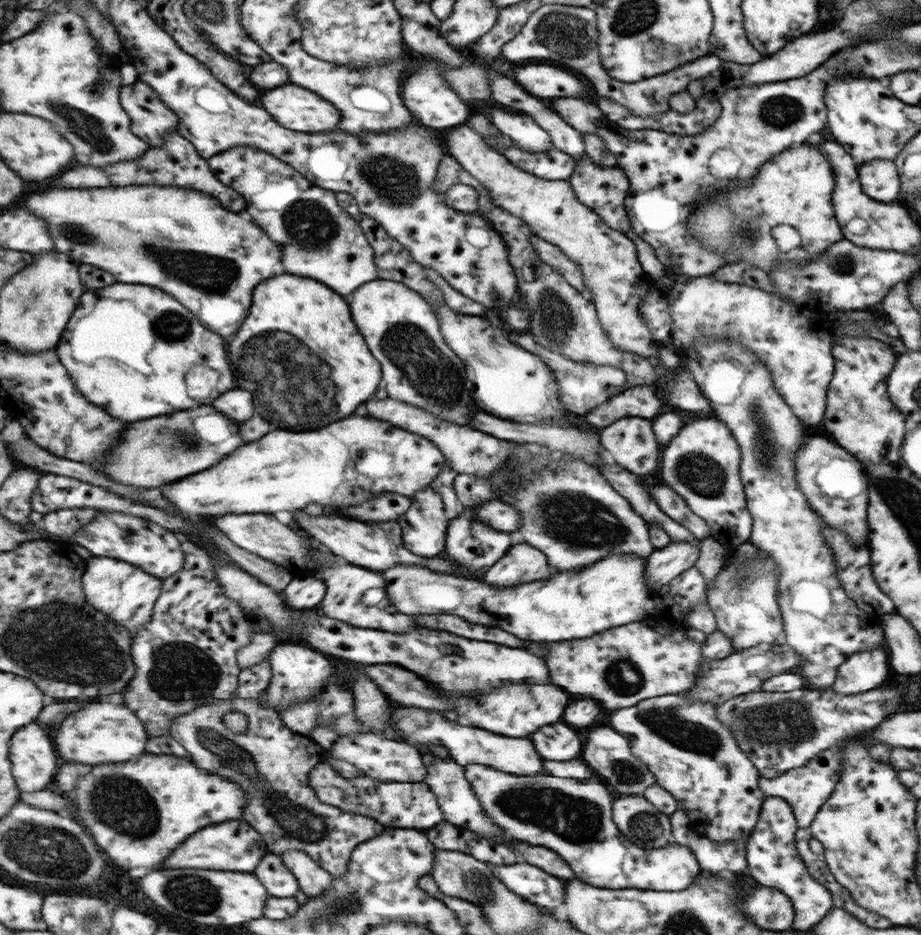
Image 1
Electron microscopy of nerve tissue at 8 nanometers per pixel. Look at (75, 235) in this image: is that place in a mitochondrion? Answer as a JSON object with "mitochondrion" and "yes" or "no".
{"mitochondrion":"yes"}

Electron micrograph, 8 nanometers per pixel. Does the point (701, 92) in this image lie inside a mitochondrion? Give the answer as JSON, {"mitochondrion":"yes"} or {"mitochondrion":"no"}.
{"mitochondrion":"no"}

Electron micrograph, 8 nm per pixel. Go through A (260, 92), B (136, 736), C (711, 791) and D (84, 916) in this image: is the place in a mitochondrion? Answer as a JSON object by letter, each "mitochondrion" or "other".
{"A":"other","B":"other","C":"other","D":"mitochondrion"}

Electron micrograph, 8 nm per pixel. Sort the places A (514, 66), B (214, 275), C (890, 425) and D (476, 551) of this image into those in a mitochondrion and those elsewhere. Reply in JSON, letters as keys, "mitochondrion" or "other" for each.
{"A":"other","B":"mitochondrion","C":"other","D":"other"}

